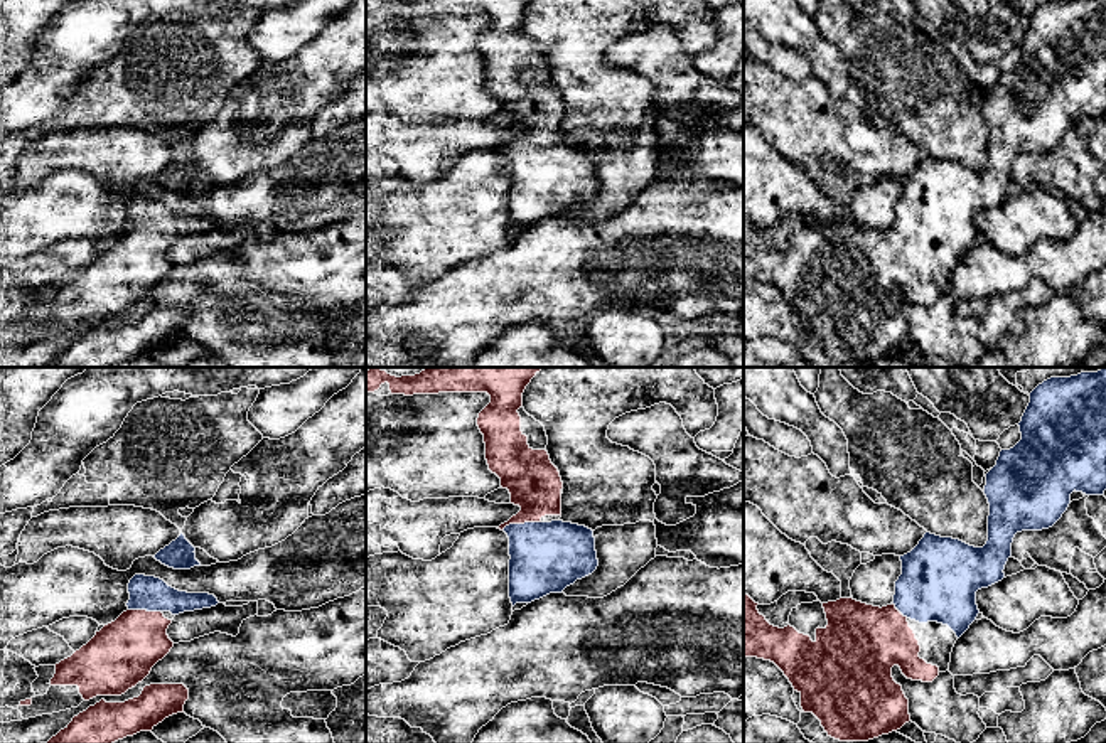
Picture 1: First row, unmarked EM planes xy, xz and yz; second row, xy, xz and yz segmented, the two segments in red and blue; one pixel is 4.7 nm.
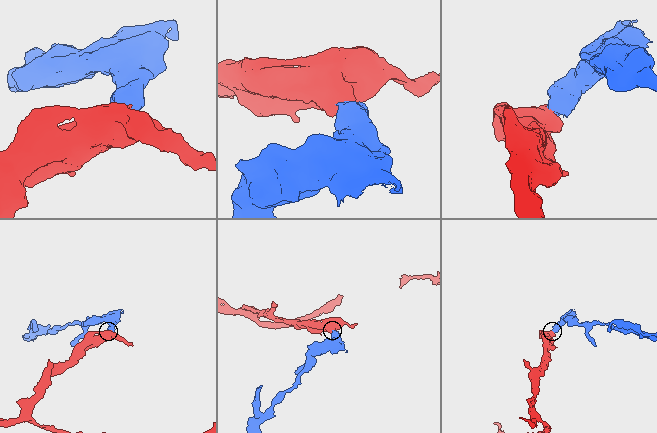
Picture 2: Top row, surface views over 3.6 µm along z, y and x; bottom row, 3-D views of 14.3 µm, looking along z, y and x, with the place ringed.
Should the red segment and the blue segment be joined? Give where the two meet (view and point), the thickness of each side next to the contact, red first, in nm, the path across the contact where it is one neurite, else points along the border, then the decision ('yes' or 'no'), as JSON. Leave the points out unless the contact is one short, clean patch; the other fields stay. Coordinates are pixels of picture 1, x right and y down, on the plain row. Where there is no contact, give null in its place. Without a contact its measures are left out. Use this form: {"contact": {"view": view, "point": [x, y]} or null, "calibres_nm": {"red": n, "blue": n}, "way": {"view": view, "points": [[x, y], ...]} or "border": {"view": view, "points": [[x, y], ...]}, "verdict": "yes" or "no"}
{"contact": {"view": "xz", "point": [520, 145]}, "calibres_nm": {"red": 260, "blue": 340}, "way": {"view": "xz", "points": [[535, 106], [533, 132], [520, 145], [531, 165], [545, 179]]}, "verdict": "yes"}

